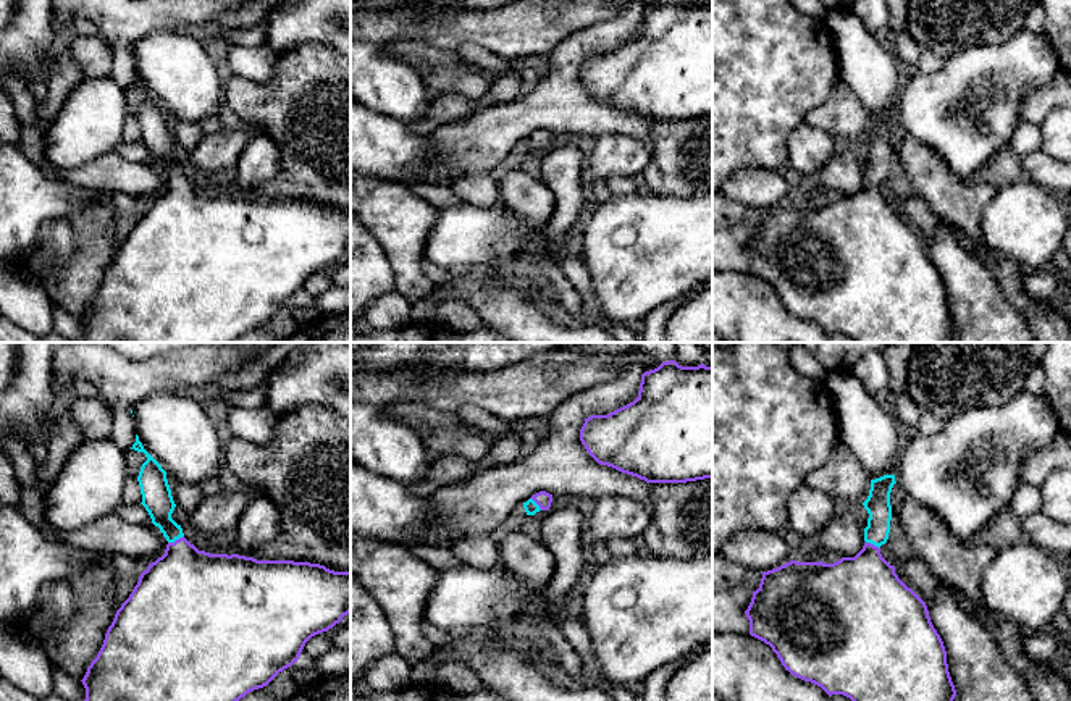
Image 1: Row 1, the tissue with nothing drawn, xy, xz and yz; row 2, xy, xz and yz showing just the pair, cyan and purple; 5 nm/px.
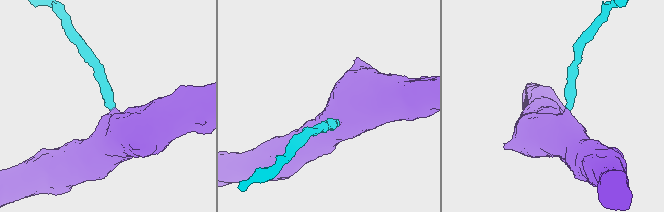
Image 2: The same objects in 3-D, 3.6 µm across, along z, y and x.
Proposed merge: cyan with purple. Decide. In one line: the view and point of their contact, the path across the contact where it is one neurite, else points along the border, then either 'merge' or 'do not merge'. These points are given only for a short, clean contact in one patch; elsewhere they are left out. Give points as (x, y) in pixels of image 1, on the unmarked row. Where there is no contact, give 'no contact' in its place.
meets cyan in xy at (175, 178); runs through xy (157, 138), (160, 155), (175, 178), (186, 215), (186, 226); merge

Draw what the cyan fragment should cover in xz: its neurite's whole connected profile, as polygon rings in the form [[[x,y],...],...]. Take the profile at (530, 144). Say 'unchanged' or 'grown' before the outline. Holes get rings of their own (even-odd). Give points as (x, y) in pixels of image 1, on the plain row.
grown; [[[540,129],[533,132],[527,141],[523,141],[523,147],[527,153],[535,153],[540,149],[549,149],[551,141],[552,141],[552,132]]]

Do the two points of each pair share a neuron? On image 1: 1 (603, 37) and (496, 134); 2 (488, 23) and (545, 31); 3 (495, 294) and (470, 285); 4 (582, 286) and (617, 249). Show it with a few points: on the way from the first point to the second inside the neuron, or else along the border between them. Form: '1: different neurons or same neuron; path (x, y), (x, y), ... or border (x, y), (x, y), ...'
1: same neuron; path (574, 57), (562, 68), (561, 78), (525, 113)
2: same neuron; path (503, 29), (530, 29)
3: same neuron; path (488, 294), (477, 291)
4: different neurons; border (579, 257), (592, 283), (595, 306), (600, 314)

